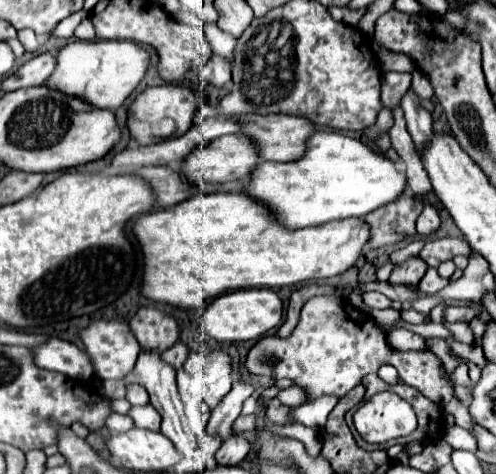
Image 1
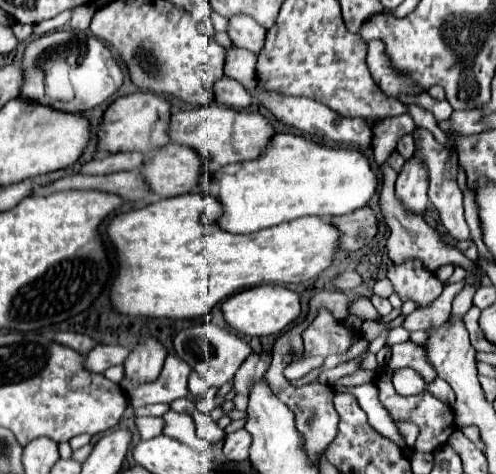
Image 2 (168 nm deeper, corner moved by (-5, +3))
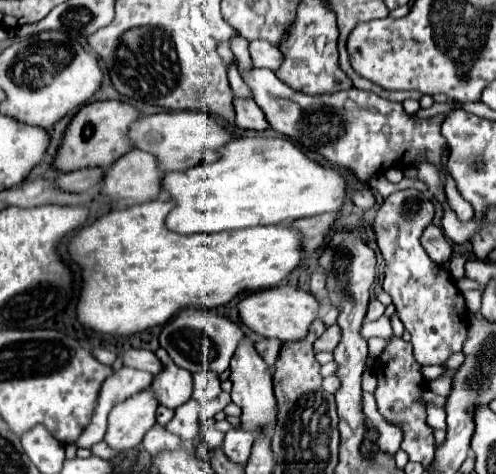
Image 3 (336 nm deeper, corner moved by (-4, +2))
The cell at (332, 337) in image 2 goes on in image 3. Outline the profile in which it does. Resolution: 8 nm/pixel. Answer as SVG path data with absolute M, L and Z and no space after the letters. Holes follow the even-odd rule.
M334 324L334 326L328 326L326 330L324 330L324 334L314 342L314 350L316 352L332 352L341 339L341 330L338 324Z

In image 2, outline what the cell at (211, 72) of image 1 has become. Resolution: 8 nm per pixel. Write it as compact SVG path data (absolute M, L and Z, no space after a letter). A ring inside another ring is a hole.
M223 75L215 81L215 101L221 105L227 105L227 107L245 109L251 103L251 95L239 81Z

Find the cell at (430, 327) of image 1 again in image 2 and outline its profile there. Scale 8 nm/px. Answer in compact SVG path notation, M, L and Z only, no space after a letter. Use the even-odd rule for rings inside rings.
M355 297L355 305L351 307L351 311L353 311L353 315L361 317L363 321L377 321L377 319L381 319L381 315L373 309L373 305L371 305L371 301L367 297Z

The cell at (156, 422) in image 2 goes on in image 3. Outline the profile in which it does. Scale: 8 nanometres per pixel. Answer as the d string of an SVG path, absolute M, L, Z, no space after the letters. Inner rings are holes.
M156 424L156 426L152 426L150 430L148 430L148 434L144 436L144 440L142 440L142 446L146 448L146 452L148 454L160 454L160 452L164 452L164 450L178 450L178 448L182 448L180 446L180 438L176 436L176 434L170 434L164 426L160 426L160 424Z

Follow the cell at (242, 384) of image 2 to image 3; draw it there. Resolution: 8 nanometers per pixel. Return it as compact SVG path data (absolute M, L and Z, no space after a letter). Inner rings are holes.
M260 340L256 342L256 348L258 348L258 354L266 360L266 364L274 366L276 358L278 358L278 352L280 352L280 340Z

